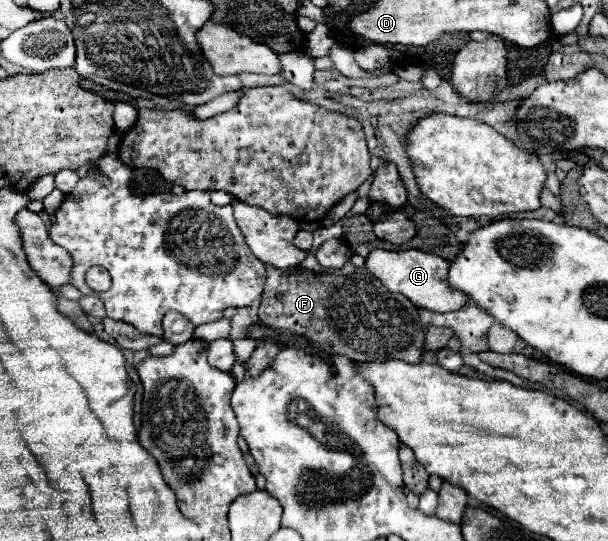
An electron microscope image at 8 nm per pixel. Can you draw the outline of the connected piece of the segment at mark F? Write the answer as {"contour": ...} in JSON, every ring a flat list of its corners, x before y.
{"contour":[[267,266,265,292,261,296,259,320,277,330,291,330,315,344,319,350,349,356,355,362,405,360,419,364,423,354,423,326,415,304,395,294,365,268,349,276,315,274,311,270,277,270]]}

